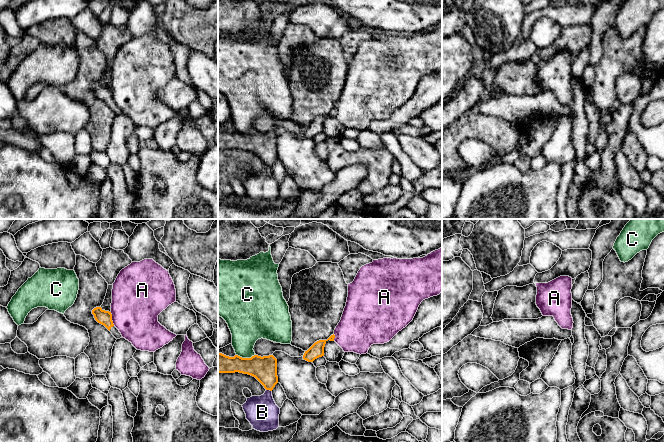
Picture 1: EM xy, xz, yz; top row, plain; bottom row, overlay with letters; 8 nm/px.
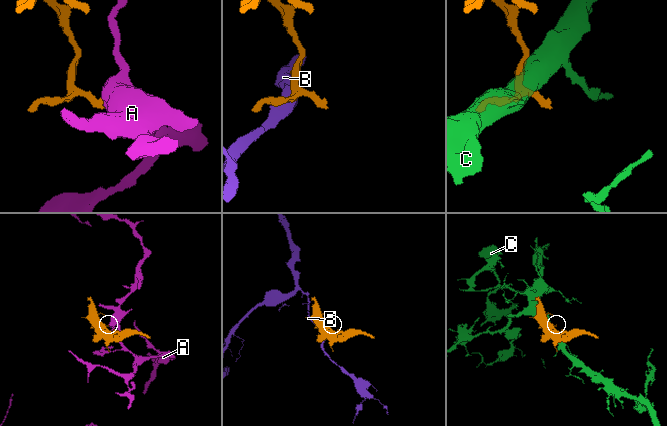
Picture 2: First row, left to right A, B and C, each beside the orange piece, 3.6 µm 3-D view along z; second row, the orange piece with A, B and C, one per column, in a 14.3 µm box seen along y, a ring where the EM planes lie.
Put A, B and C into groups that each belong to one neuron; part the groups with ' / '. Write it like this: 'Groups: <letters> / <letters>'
Groups: A / B / C

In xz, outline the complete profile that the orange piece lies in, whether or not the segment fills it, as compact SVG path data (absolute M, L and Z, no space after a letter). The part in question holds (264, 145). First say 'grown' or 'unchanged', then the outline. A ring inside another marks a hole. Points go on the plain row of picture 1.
unchanged; M218 128L218 149L243 149L255 153L266 166L272 167L278 159L277 135L273 131L242 134Z

